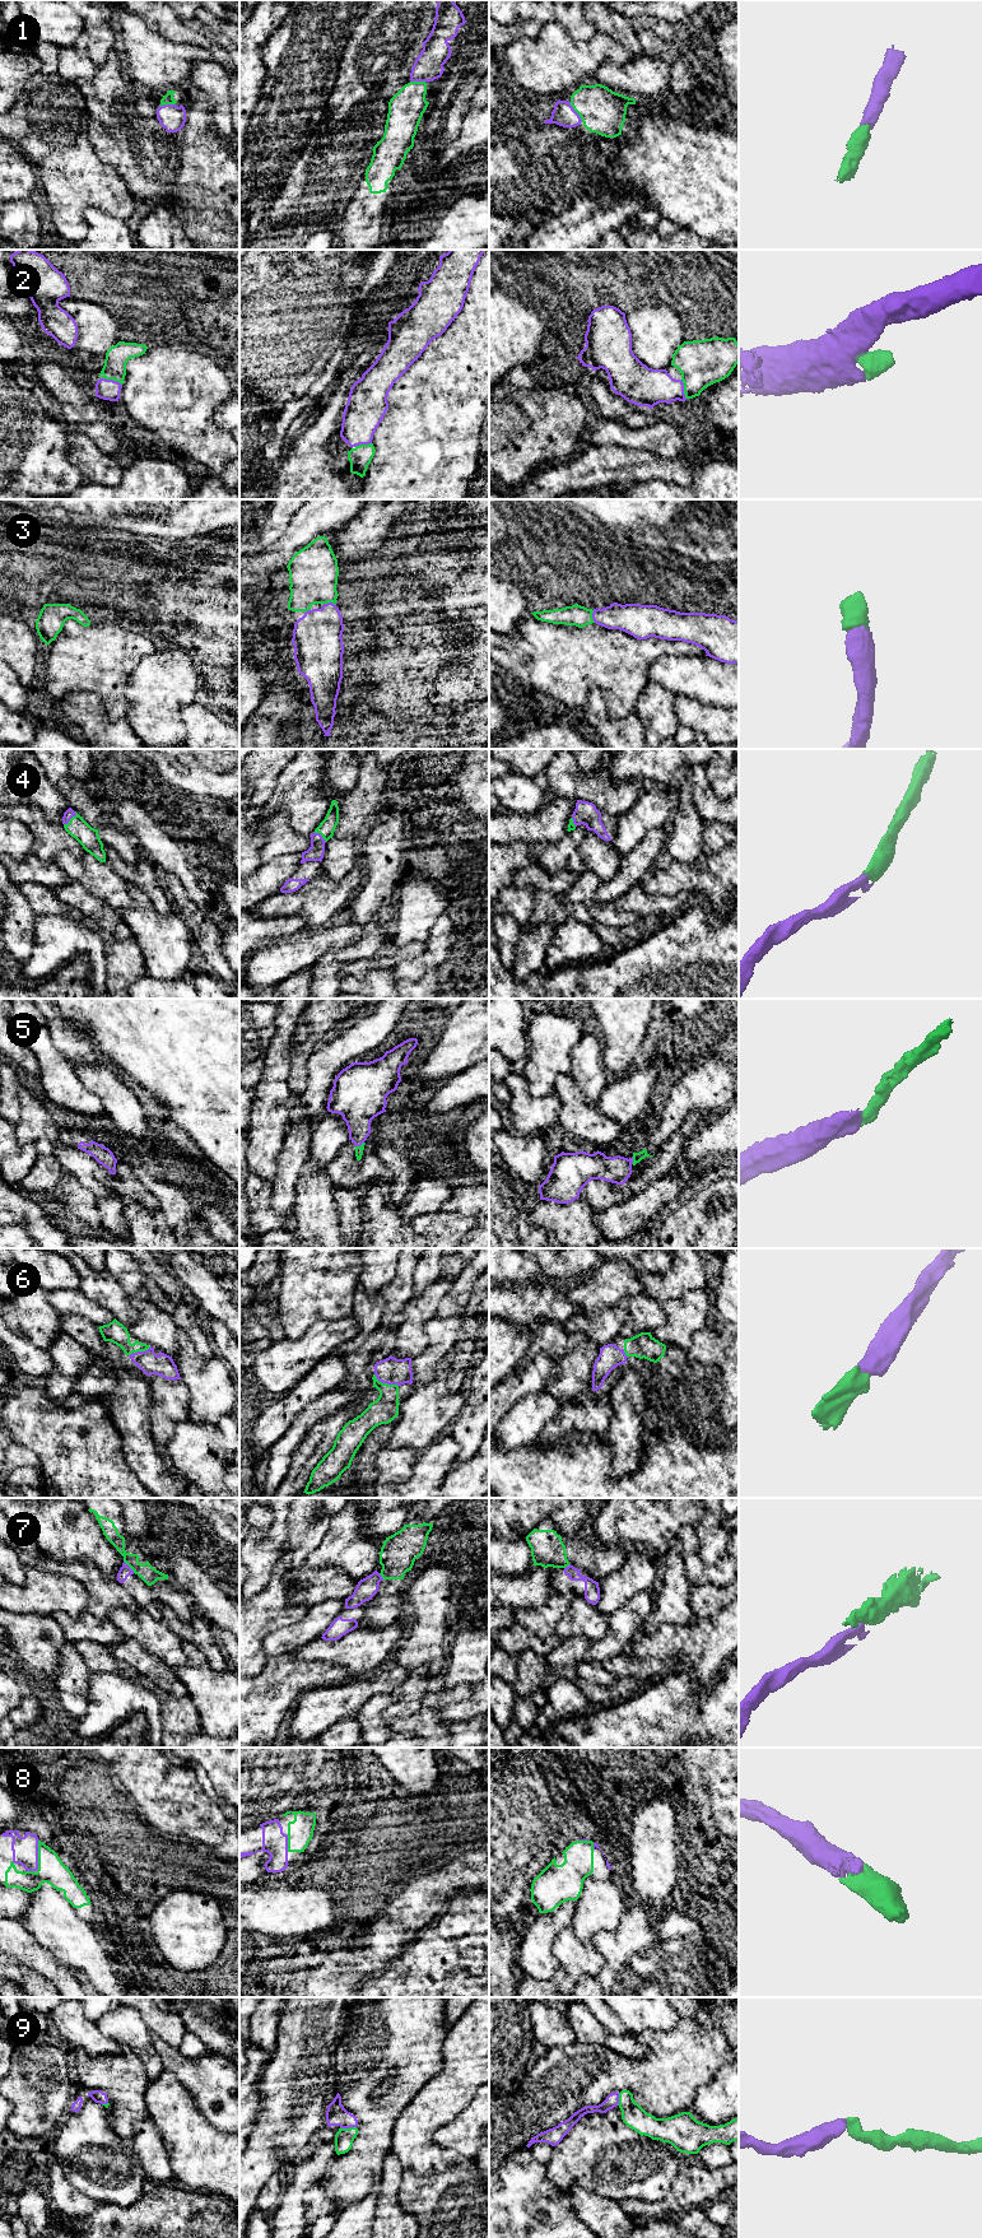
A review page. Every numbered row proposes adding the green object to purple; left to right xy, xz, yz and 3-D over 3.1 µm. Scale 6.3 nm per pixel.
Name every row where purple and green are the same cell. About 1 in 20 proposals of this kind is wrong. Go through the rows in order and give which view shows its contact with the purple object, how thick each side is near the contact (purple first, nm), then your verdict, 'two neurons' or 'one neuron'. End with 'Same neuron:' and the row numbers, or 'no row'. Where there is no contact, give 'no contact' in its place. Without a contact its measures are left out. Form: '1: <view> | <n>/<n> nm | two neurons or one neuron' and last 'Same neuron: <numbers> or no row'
1: yz | 140/280 nm | one neuron
2: xy | 130/140 nm | one neuron
3: xz | 300/320 nm | one neuron
4: xy | 60/140 nm | one neuron
5: xz | 240/50 nm | one neuron
6: xz | 170/170 nm | one neuron
7: xy | 80/110 nm | two neurons
8: xy | 160/170 nm | one neuron
9: xz | 140/120 nm | one neuron
Same neuron: 1, 2, 3, 4, 5, 6, 8, 9

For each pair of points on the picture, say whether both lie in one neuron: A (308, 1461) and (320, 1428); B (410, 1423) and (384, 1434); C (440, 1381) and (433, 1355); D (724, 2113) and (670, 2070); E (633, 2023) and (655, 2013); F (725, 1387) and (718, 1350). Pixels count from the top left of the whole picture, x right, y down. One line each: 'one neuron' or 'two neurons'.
A: one neuron
B: two neurons
C: two neurons
D: two neurons
E: one neuron
F: one neuron

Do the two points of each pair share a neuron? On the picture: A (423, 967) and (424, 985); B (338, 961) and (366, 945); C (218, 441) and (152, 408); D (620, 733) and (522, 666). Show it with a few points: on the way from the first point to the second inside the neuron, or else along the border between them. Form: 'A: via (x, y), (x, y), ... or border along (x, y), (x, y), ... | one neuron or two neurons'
A: border along (434, 968), (431, 968), (417, 980), (398, 981) | two neurons
B: via (344, 957), (359, 949) | one neuron
C: via (201, 438), (168, 408) | one neuron
D: border along (594, 687), (601, 692), (610, 719) | two neurons

